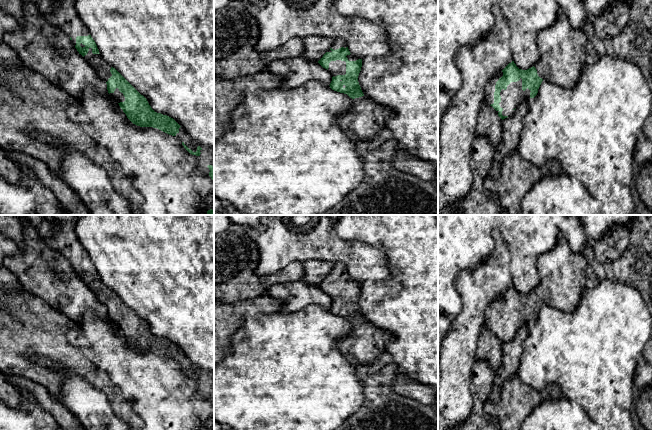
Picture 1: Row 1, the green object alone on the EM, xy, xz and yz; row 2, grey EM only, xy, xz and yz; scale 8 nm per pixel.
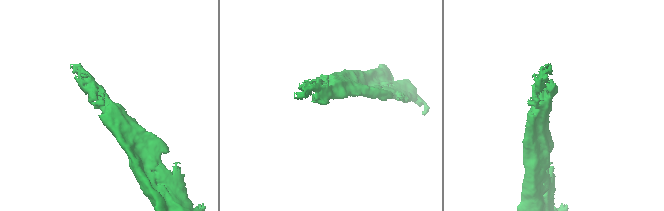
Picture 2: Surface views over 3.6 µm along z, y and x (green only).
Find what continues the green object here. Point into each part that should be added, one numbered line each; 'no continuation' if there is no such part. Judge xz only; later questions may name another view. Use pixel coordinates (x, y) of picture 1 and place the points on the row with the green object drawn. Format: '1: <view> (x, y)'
1: xz (338, 67)

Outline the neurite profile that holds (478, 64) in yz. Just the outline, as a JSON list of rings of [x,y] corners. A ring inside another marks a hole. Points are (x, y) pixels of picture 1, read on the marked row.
[[[493,6],[491,12],[494,16],[493,30],[474,45],[462,46],[456,54],[455,62],[462,75],[462,85],[452,94],[451,103],[442,115],[438,130],[441,147],[438,161],[438,213],[465,197],[473,185],[473,142],[477,136],[478,116],[485,102],[485,89],[488,82],[513,61],[509,22],[499,6]]]

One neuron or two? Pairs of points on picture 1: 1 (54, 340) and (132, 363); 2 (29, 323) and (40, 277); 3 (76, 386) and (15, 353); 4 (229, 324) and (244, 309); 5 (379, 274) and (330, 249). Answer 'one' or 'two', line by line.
1: two
2: two
3: two
4: one
5: one

